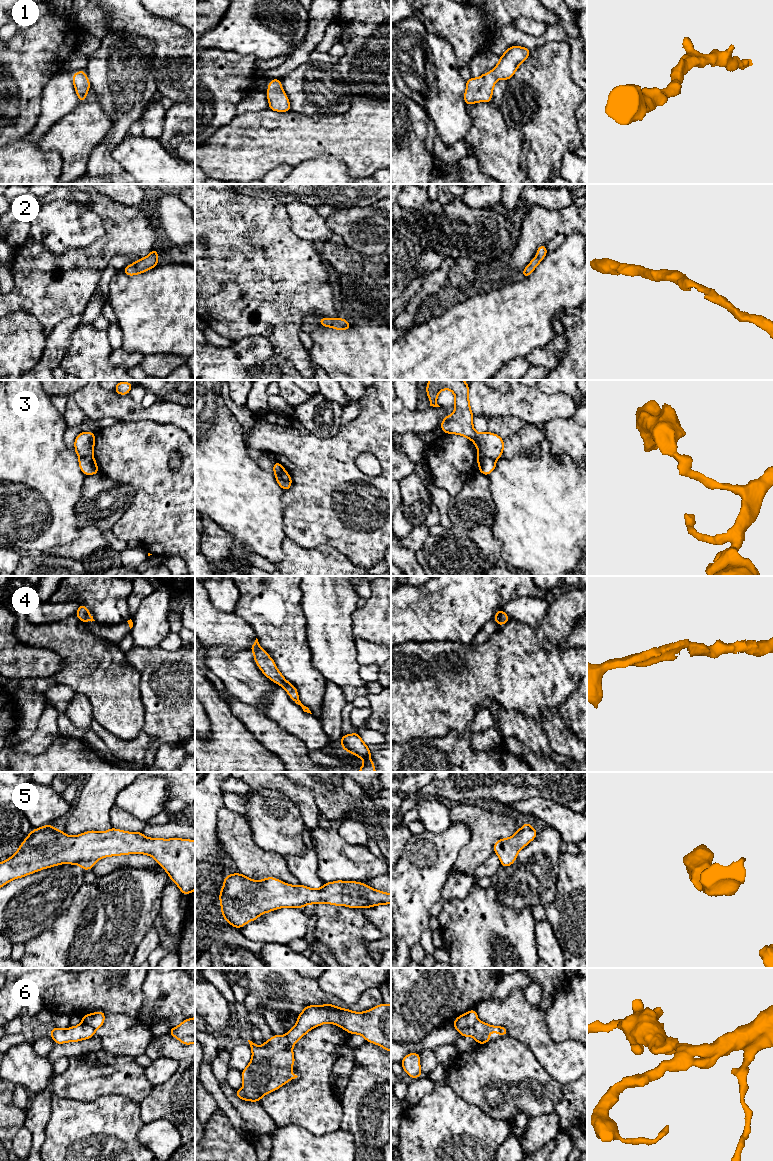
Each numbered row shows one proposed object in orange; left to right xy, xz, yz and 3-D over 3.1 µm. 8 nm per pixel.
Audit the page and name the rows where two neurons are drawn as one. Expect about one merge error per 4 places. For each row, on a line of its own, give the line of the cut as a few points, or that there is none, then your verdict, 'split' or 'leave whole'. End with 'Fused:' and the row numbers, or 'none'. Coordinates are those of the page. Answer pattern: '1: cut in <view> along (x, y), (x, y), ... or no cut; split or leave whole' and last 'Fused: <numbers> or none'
1: no cut; leave whole
2: no cut; leave whole
3: cut in yz along (478, 452), (495, 461); split
4: no cut; leave whole
5: no cut; leave whole
6: cut in yz along (478, 1020), (471, 1026), (463, 1027), (459, 1031); split
Fused: 3, 6

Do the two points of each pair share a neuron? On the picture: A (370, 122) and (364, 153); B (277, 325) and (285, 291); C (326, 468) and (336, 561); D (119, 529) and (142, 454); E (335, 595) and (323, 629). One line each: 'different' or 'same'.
A: same
B: same
C: different
D: same
E: same

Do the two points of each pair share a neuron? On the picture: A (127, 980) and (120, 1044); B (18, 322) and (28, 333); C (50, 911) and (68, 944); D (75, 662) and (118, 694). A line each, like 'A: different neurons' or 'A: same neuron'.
A: different neurons
B: same neuron
C: different neurons
D: same neuron

